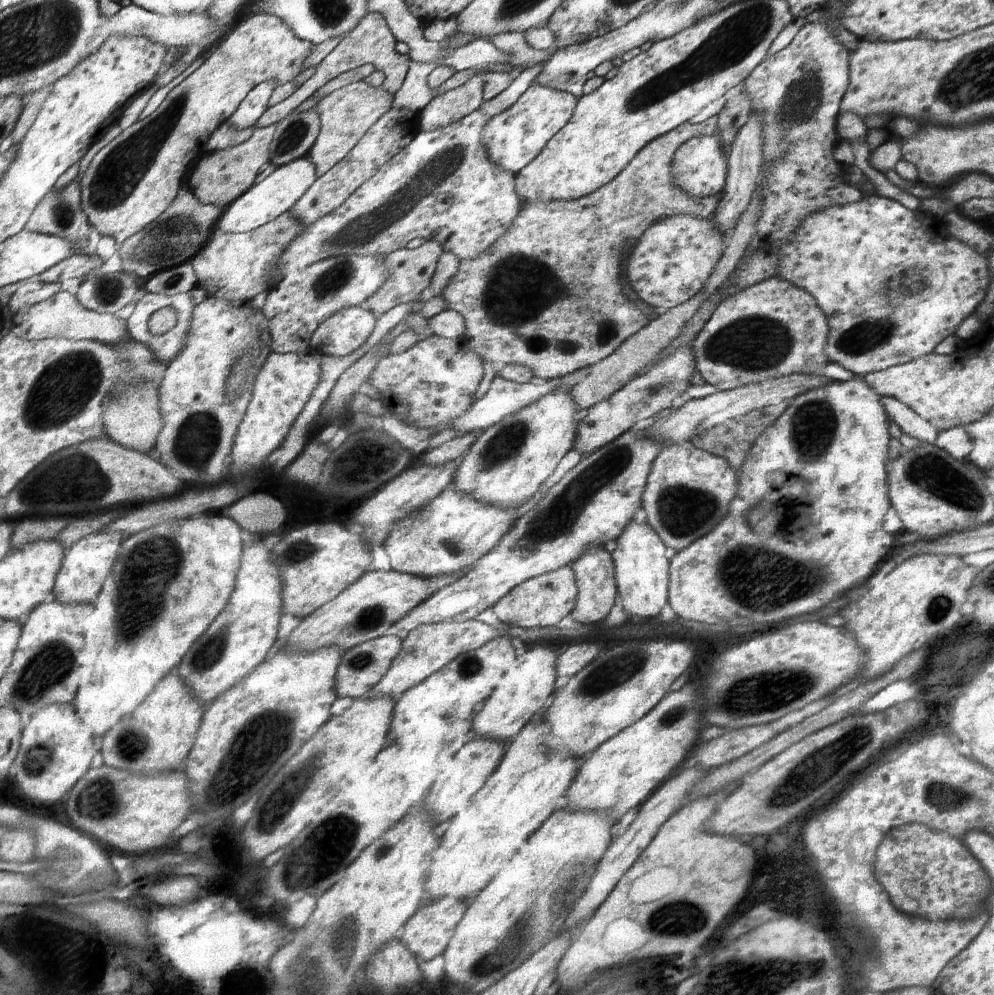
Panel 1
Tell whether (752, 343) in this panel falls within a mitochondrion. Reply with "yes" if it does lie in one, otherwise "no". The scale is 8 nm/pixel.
yes

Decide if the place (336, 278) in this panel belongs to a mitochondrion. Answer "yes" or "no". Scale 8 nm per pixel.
yes

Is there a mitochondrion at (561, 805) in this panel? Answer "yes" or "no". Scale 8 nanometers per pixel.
no

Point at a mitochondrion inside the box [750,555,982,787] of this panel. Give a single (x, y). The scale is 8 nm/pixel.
(942, 605)

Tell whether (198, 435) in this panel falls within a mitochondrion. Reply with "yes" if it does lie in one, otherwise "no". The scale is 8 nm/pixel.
yes

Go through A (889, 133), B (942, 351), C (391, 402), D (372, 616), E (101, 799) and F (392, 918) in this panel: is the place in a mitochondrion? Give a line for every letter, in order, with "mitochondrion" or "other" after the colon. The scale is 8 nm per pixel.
A: other
B: other
C: other
D: mitochondrion
E: mitochondrion
F: other

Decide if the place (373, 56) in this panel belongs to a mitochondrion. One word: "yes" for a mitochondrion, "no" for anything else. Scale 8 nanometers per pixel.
no

